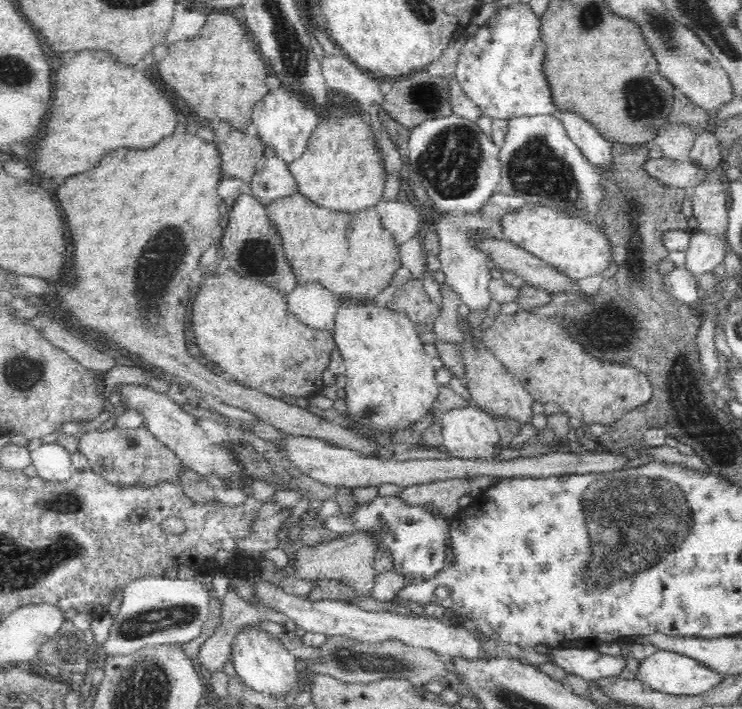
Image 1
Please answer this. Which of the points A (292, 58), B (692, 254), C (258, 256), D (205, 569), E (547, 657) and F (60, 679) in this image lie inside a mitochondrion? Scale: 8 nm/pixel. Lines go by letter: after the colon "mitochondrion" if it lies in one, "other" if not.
A: mitochondrion
B: other
C: mitochondrion
D: other
E: other
F: other

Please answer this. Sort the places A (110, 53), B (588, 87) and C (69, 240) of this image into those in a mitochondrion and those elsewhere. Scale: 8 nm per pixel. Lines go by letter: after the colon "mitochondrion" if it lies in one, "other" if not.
A: other
B: other
C: other

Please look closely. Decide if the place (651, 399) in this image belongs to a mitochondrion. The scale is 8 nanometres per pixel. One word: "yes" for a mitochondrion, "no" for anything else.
no

